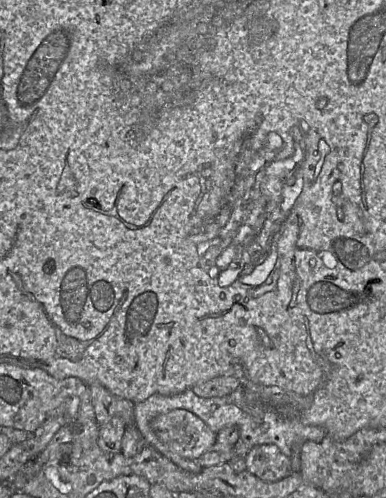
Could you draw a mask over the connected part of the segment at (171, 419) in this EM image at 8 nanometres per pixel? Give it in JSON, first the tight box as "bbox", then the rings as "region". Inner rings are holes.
{"bbox":[150,409,217,461],"region":[[[183,409],[156,416],[150,427],[170,451],[192,461],[200,458],[217,441],[216,433],[195,414]]]}

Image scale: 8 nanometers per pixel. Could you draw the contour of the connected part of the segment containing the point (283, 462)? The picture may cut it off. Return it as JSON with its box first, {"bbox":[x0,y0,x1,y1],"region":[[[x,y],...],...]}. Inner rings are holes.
{"bbox":[244,444,292,482],"region":[[[273,444],[253,447],[244,459],[246,471],[265,482],[278,482],[292,474],[290,458]]]}

